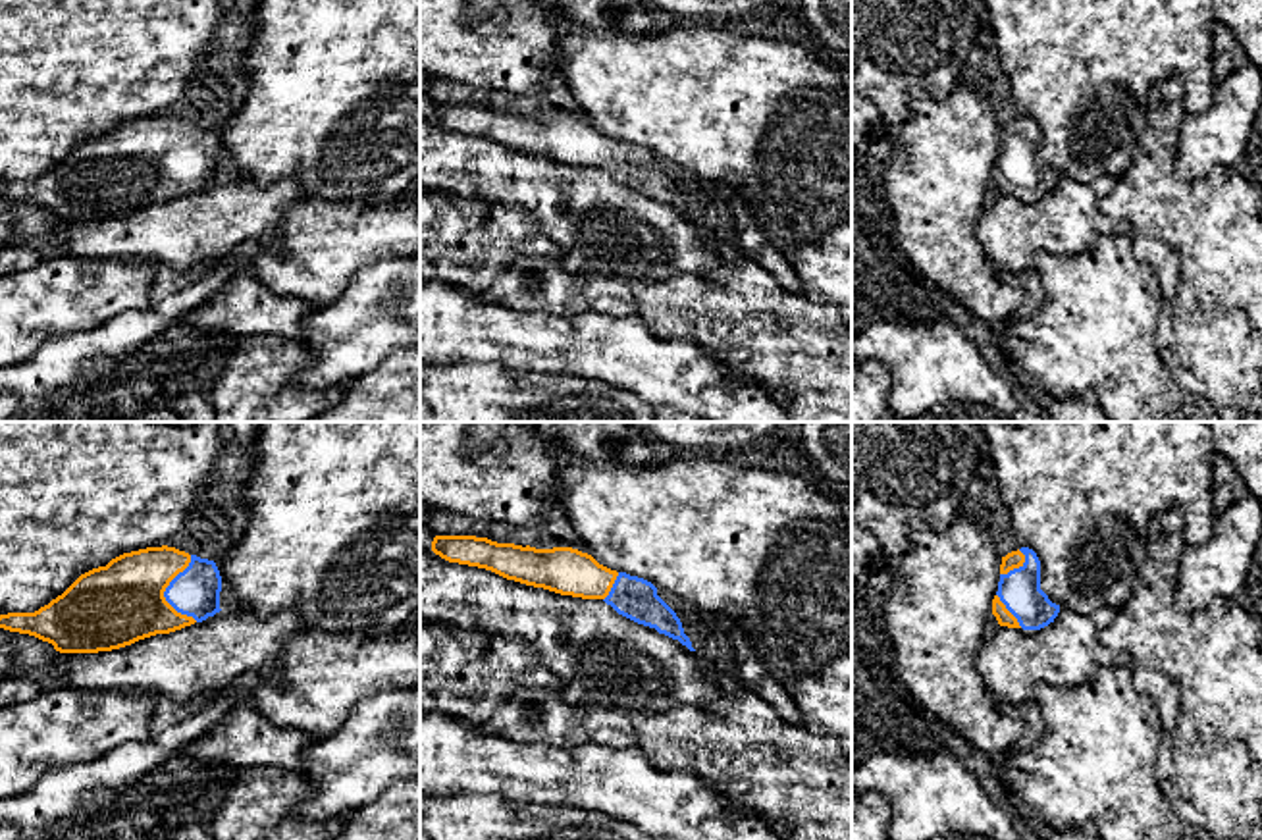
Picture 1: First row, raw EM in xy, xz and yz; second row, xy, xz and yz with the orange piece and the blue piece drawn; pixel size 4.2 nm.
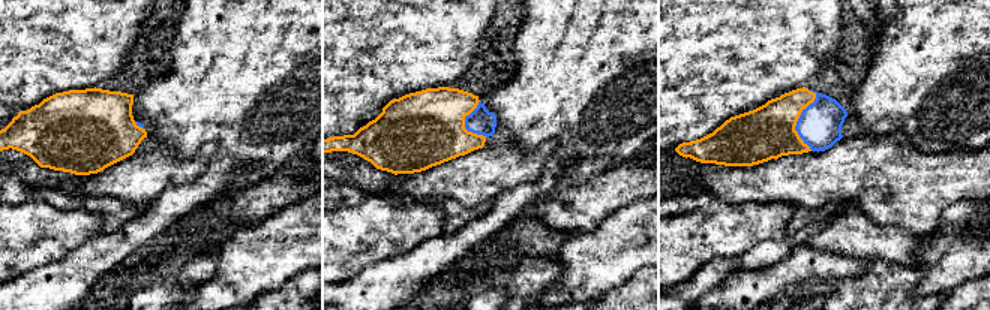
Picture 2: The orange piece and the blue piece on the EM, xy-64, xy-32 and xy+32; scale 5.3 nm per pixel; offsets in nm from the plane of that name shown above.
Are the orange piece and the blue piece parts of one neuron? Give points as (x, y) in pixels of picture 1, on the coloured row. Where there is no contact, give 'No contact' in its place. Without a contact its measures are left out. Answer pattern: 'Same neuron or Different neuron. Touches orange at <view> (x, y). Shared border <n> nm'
Same neuron. Touches orange at xy (162, 594). Shared border 280 nm

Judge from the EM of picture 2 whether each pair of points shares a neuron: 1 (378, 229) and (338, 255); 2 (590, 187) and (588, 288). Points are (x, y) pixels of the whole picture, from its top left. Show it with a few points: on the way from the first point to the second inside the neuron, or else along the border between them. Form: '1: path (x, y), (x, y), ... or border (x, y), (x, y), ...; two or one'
1: path (368, 232), (356, 237), (348, 244); one
2: border (618, 208), (591, 229), (567, 234); two

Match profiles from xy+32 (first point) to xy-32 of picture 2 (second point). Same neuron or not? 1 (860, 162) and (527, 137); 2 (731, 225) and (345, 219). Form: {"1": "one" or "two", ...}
{"1": "two", "2": "one"}

